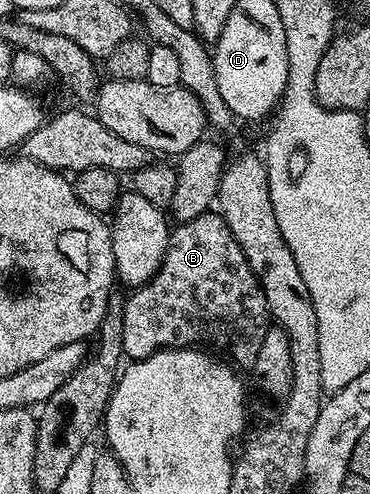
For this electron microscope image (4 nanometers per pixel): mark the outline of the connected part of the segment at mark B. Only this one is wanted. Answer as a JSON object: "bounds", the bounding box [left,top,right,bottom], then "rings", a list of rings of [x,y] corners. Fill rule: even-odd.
{"bounds":[122,213,260,369],"rings":[[[207,213],[187,223],[177,224],[171,230],[170,244],[158,272],[142,287],[133,288],[129,294],[122,314],[122,354],[127,360],[147,359],[152,353],[172,347],[192,347],[205,349],[210,353],[222,353],[218,351],[226,350],[230,354],[229,362],[242,369],[256,365],[260,342],[258,278],[251,273],[236,237],[232,237],[221,215]]]}

